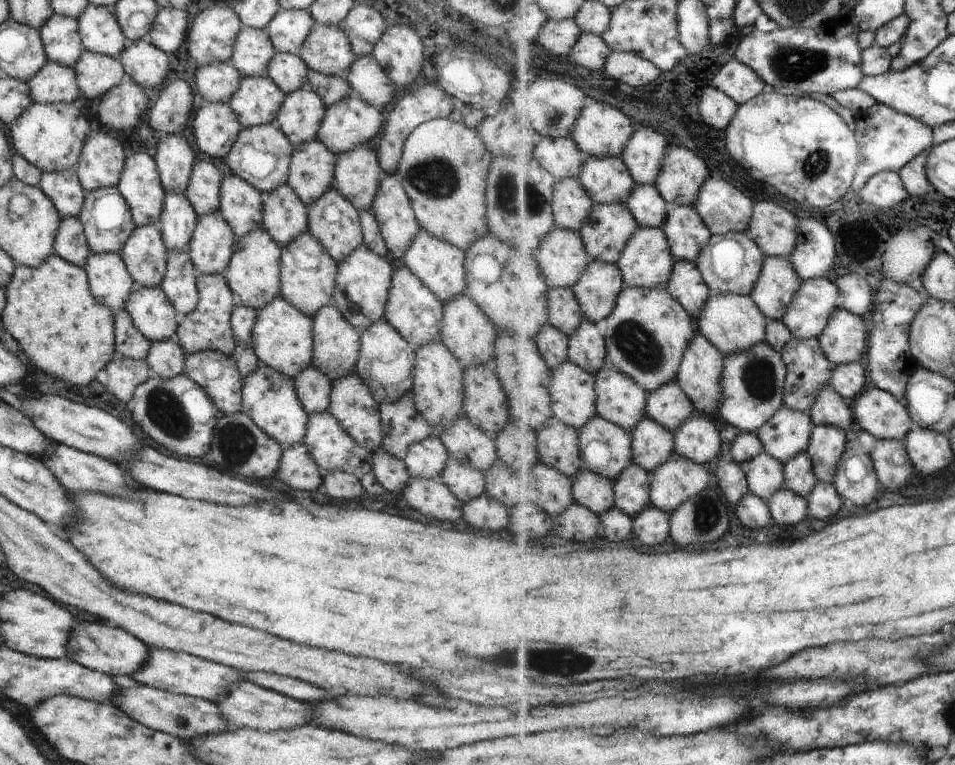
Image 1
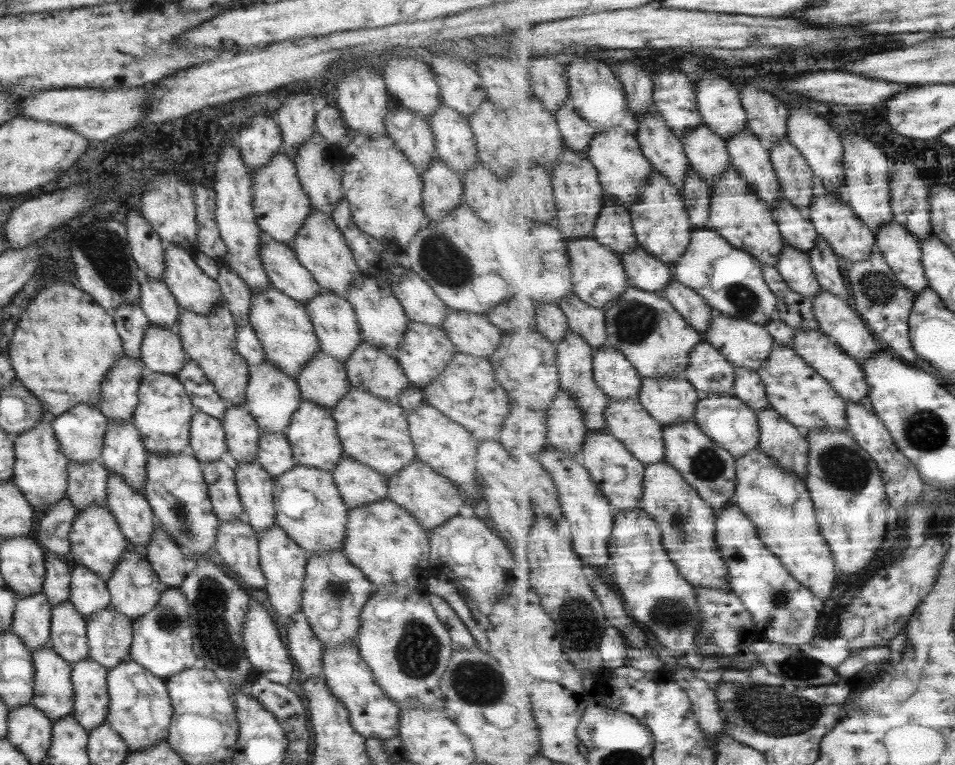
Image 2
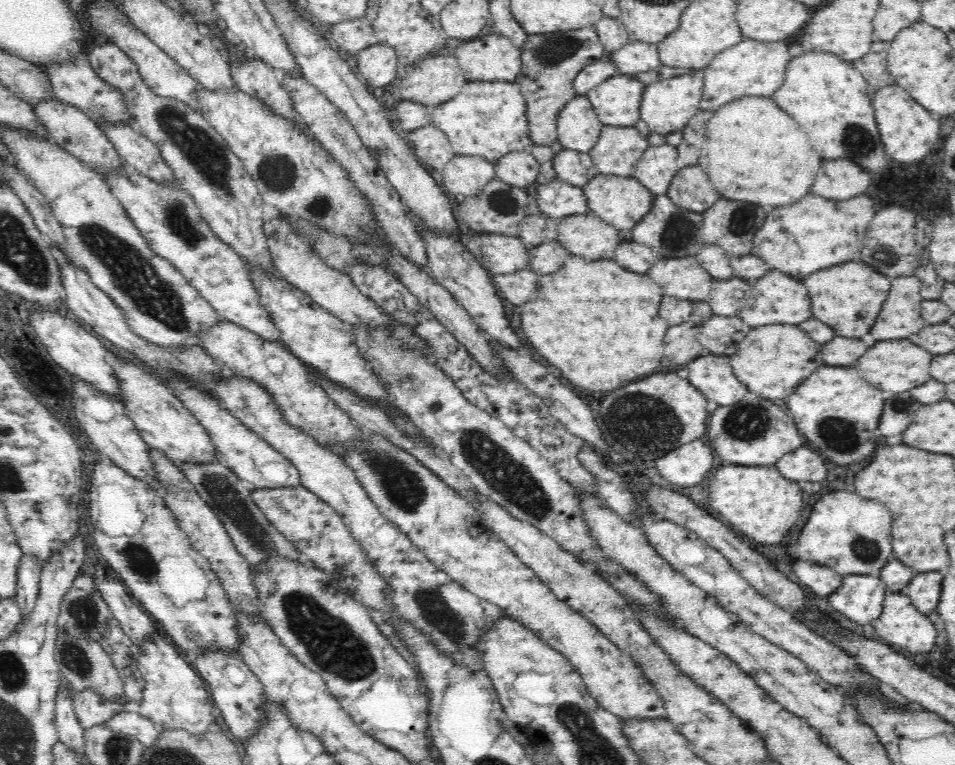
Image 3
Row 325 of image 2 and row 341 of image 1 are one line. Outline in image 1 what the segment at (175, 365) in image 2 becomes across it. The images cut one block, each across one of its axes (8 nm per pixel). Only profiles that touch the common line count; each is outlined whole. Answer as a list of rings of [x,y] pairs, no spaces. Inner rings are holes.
[[[134,286],[124,310],[149,343],[175,339],[178,316],[160,288]]]

